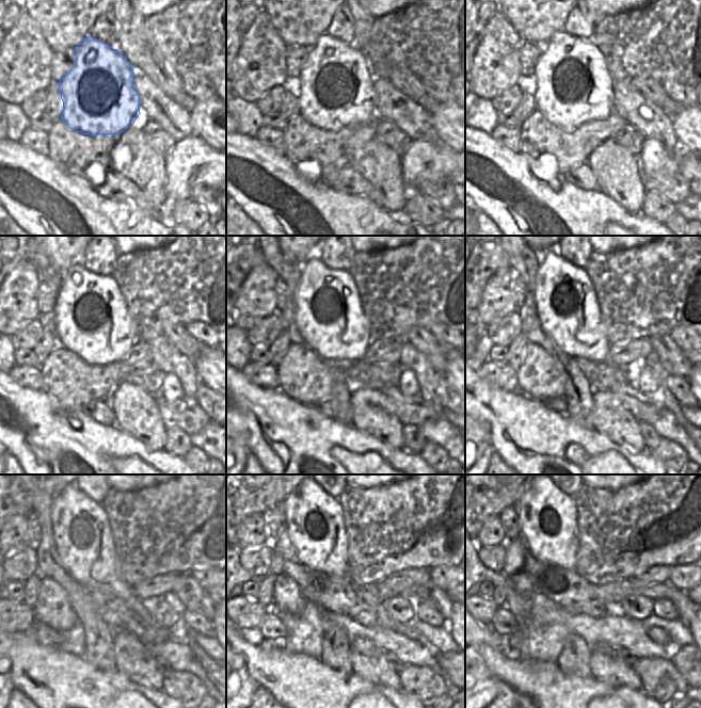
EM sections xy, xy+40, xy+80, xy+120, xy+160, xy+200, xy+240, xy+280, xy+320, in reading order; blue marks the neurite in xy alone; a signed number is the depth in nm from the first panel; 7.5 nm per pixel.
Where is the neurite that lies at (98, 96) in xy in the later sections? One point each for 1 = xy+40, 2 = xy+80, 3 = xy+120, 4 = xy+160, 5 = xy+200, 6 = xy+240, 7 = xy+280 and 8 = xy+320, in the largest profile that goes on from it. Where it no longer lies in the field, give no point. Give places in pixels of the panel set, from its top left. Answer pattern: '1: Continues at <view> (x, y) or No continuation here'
1: Continues at xy+40 (335, 90)
2: Continues at xy+80 (573, 86)
3: Continues at xy+120 (91, 319)
4: Continues at xy+160 (329, 316)
5: Continues at xy+200 (568, 310)
6: Continues at xy+240 (80, 528)
7: Continues at xy+280 (315, 526)
8: Continues at xy+320 (546, 517).

